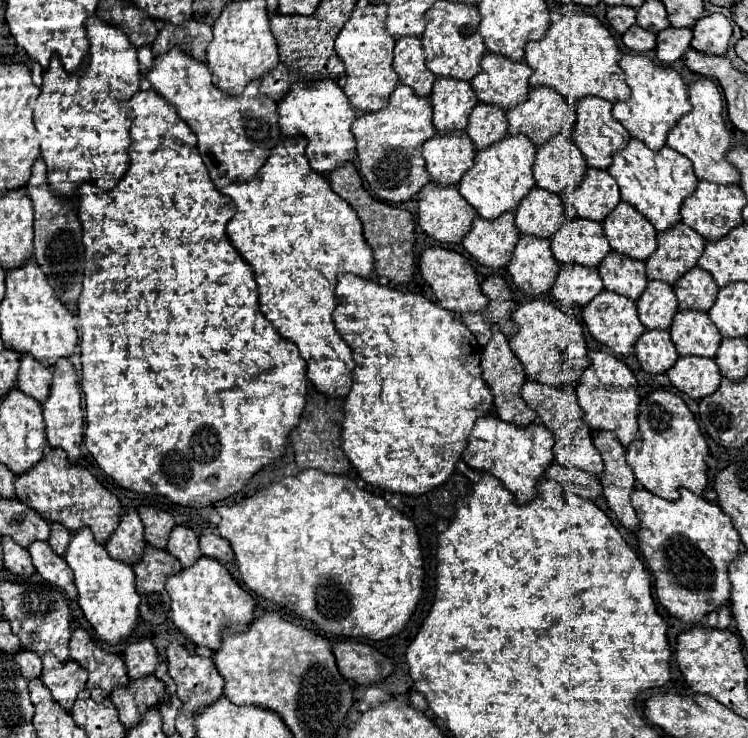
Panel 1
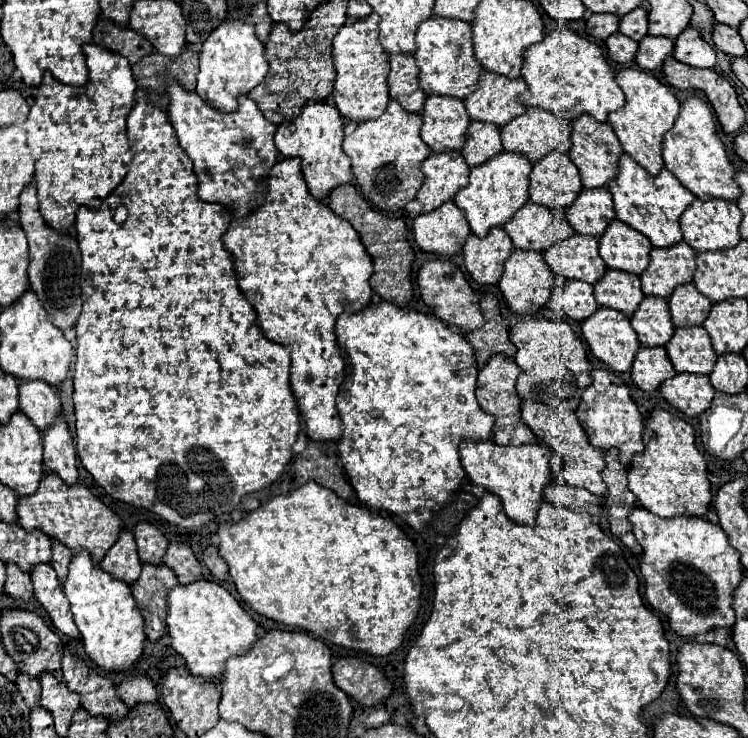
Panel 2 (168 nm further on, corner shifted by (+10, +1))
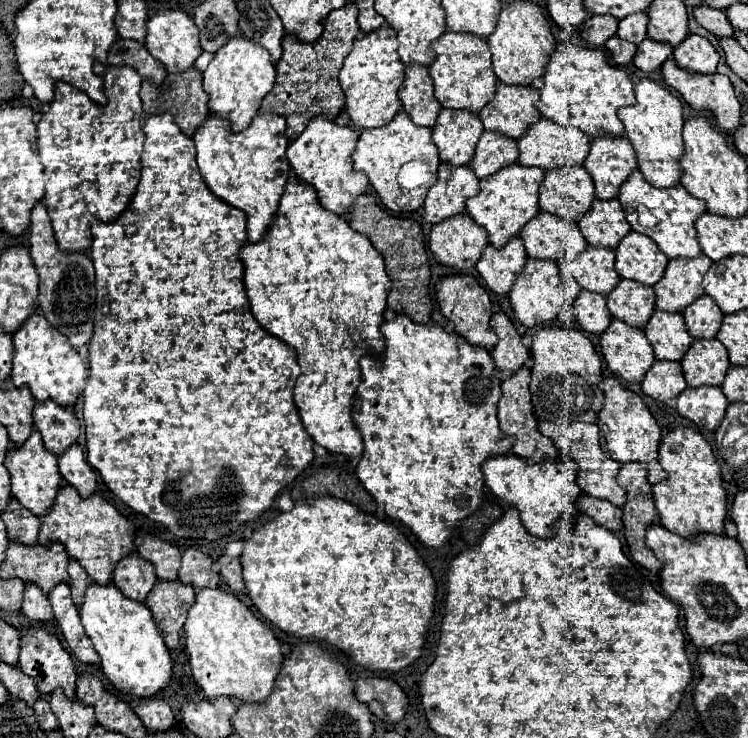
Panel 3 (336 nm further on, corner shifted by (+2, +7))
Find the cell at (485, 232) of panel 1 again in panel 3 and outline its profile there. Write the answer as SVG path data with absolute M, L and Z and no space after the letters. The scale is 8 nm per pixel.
M512 237L504 247L496 249L494 245L486 245L482 251L480 261L476 263L478 273L482 275L484 283L494 293L508 293L516 277L520 275L524 261L526 261L526 249L522 245L520 237Z

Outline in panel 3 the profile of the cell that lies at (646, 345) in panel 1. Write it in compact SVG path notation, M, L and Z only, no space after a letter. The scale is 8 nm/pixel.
M656 359L646 371L642 381L642 391L656 401L674 399L680 391L686 389L686 379L678 361L660 361Z

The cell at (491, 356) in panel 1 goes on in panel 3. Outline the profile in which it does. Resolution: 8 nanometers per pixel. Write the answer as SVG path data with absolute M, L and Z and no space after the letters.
M522 367L522 369L514 371L506 381L502 381L502 399L498 403L500 429L506 435L514 437L514 445L512 445L512 453L514 455L526 457L528 461L556 459L558 451L556 451L554 443L538 431L538 423L536 423L536 417L534 417L534 411L532 411L532 403L530 403L528 383L530 383L530 369L528 367Z

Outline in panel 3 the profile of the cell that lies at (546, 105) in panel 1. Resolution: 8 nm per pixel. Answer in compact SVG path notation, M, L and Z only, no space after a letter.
M546 117L538 119L536 123L532 123L526 133L518 139L518 163L526 165L526 167L540 167L544 171L548 169L556 169L556 167L564 167L564 165L574 165L574 163L582 163L588 155L590 149L590 137L586 133L582 133L580 129L574 127L564 127L556 121L550 121Z

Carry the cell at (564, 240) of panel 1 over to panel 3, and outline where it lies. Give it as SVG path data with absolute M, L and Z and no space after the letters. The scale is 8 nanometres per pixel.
M588 245L572 259L570 269L580 287L600 295L608 295L620 279L614 269L614 251L608 247Z

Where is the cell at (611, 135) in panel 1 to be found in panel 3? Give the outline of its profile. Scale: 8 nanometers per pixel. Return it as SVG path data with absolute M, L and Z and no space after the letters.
M602 133L590 141L590 153L584 167L594 181L596 197L612 199L618 197L620 185L638 167L638 163L628 137Z

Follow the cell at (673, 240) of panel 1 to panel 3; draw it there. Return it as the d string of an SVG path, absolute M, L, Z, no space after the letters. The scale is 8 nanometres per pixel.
M706 255L694 259L686 259L686 257L670 259L664 275L654 287L656 307L670 313L680 313L696 297L704 295L702 277L710 269L710 265L712 259Z

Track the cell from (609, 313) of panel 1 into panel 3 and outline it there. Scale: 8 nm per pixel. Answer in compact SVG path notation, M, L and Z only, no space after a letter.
M620 319L610 321L608 329L600 335L600 347L608 369L626 381L642 381L654 361L644 331Z

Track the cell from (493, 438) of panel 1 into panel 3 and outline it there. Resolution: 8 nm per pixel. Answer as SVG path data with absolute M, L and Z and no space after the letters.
M504 453L498 457L488 457L482 463L482 473L486 485L508 505L520 511L520 521L536 537L554 535L554 521L576 503L580 497L580 487L576 485L576 475L562 475L558 459L544 459L540 463L530 463L514 453Z

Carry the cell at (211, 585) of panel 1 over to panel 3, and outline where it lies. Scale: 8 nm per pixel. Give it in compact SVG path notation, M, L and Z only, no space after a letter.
M222 587L200 589L188 609L184 637L194 681L206 697L228 695L242 701L264 701L272 691L282 661L278 639L234 593Z

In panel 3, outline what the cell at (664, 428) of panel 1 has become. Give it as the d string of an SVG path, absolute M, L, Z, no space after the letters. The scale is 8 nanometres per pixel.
M684 425L670 429L662 435L658 459L662 469L668 473L664 481L652 485L660 523L684 537L696 537L698 533L722 533L724 517L728 513L726 491L722 487L720 465L702 433Z

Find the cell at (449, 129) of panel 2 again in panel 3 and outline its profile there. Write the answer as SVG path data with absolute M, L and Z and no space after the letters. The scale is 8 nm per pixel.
M442 109L436 119L436 125L432 127L432 141L436 143L442 161L452 163L452 165L466 165L472 159L472 153L476 149L476 143L478 143L482 131L484 131L484 127L476 113L472 113L468 109Z

